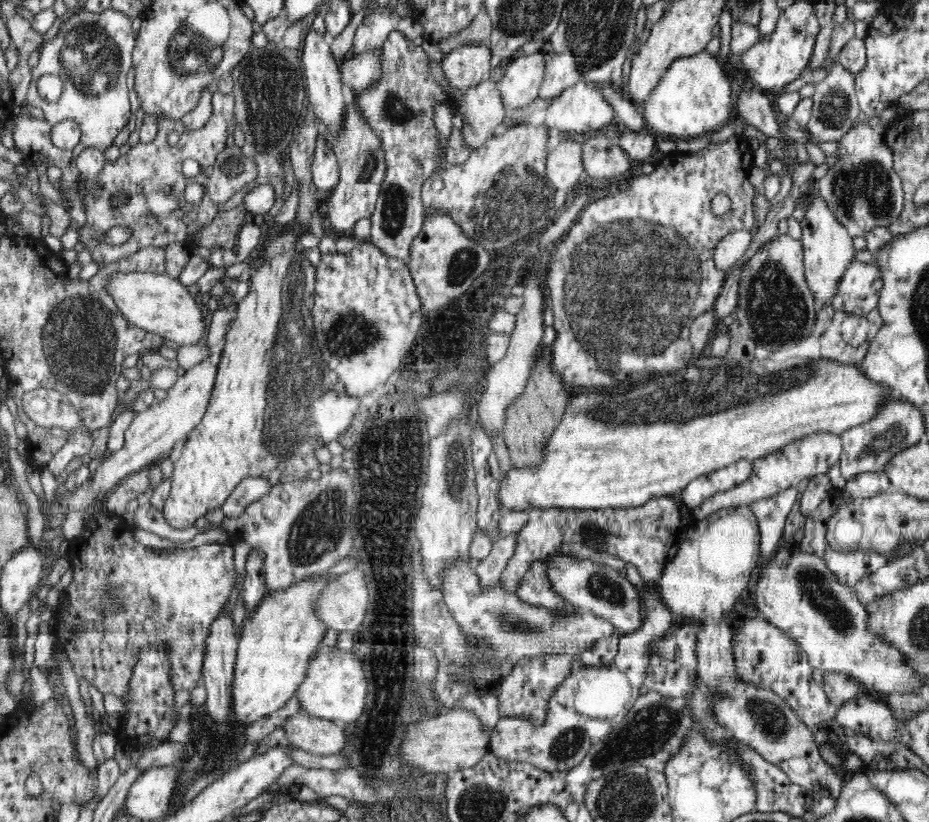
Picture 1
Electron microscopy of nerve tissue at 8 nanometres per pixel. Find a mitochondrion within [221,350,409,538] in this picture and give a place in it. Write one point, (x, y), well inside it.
(318, 405)

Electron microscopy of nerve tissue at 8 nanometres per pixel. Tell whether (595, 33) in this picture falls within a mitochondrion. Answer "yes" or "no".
yes

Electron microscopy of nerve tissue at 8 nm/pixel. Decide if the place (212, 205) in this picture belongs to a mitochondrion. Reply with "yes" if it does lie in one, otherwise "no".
no

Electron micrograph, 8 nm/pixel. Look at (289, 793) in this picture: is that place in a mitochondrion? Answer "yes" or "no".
no

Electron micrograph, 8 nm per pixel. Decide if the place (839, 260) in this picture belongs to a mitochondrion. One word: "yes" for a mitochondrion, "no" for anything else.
no

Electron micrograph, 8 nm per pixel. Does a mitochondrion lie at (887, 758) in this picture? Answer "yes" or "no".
no

